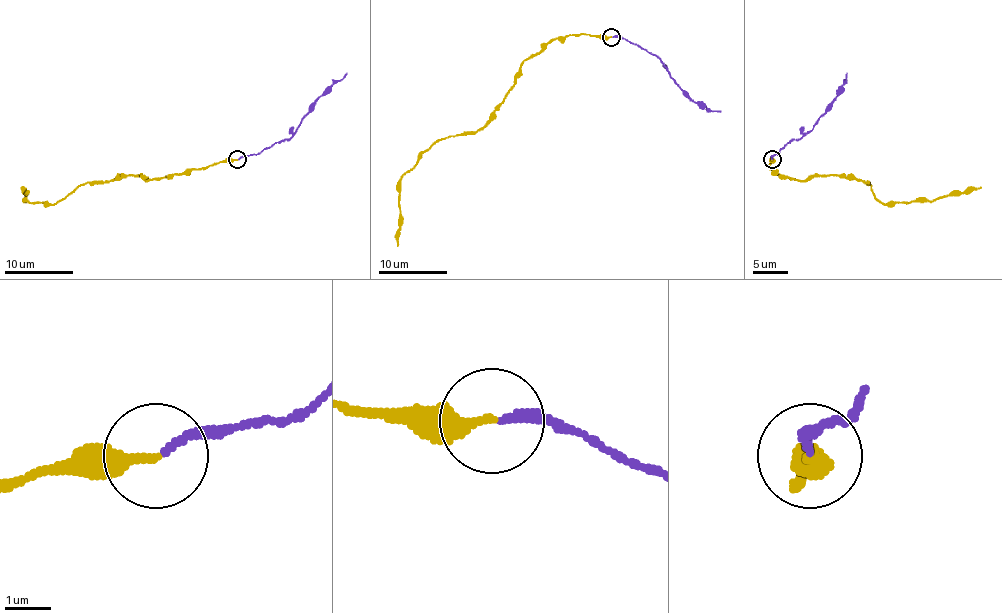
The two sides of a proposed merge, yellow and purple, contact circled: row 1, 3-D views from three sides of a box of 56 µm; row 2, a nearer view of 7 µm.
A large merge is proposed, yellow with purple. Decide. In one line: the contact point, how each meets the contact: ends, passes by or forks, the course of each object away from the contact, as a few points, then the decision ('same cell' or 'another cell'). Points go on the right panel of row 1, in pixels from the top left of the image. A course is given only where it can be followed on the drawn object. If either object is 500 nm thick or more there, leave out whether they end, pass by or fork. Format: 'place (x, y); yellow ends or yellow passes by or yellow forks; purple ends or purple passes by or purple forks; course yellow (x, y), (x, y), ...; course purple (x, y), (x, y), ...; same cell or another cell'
place (772, 159); yellow ends; purple ends; course yellow (771, 159), (770, 169), (797, 179), (852, 174), (869, 183), (873, 195), (883, 204), (960, 195), (981, 186); course purple (771, 159), (789, 142), (813, 128), (845, 83), (847, 73); another cell

